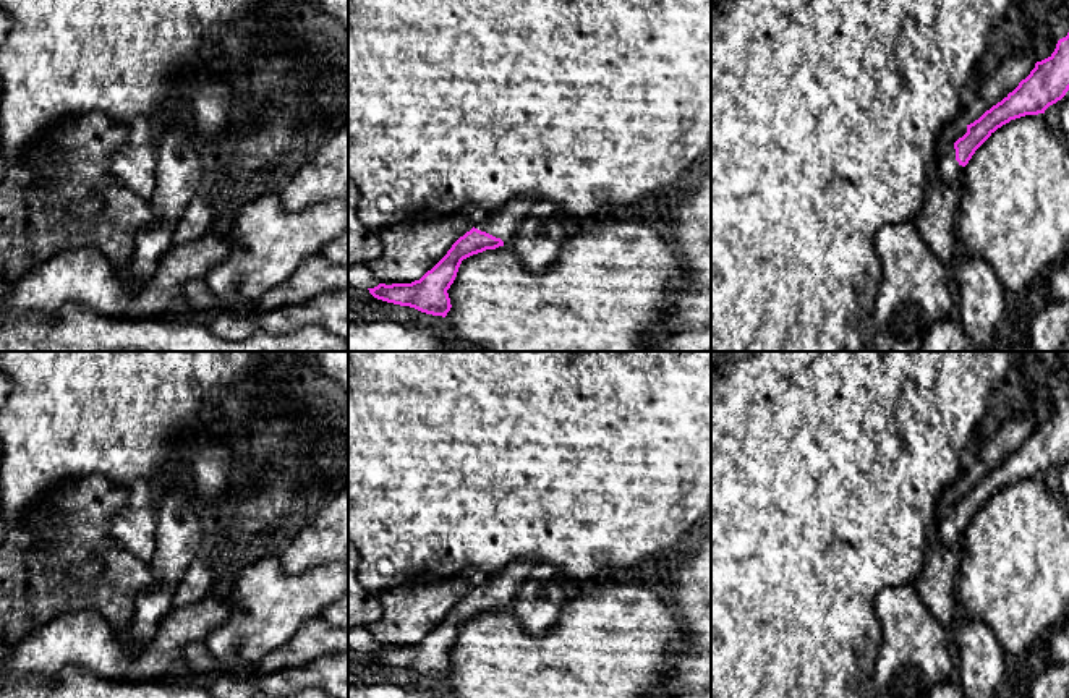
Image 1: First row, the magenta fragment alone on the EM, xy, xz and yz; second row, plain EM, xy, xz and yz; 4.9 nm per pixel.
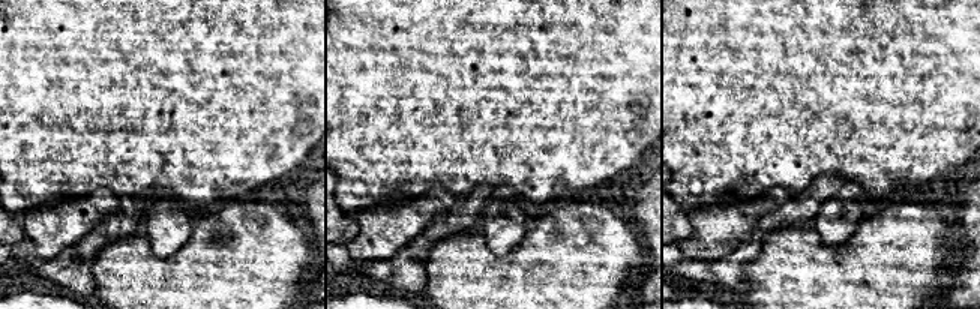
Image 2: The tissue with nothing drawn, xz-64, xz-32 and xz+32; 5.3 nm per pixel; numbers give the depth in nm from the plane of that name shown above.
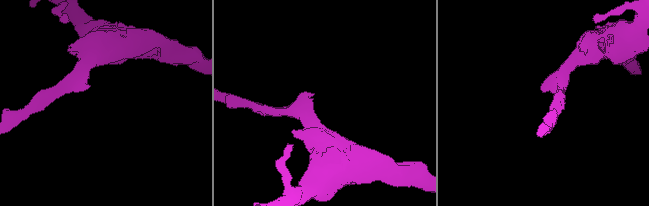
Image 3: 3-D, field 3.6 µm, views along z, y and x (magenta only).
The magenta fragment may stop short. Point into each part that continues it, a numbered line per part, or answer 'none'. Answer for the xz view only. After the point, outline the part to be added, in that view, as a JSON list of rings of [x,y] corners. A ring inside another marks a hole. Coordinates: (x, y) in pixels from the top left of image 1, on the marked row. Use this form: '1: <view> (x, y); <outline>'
1: xz (502, 224); [[[528,196],[510,199],[504,207],[488,214],[488,217],[483,222],[478,222],[475,228],[500,238],[504,245],[509,246],[520,222],[531,214],[536,202],[538,199]]]

